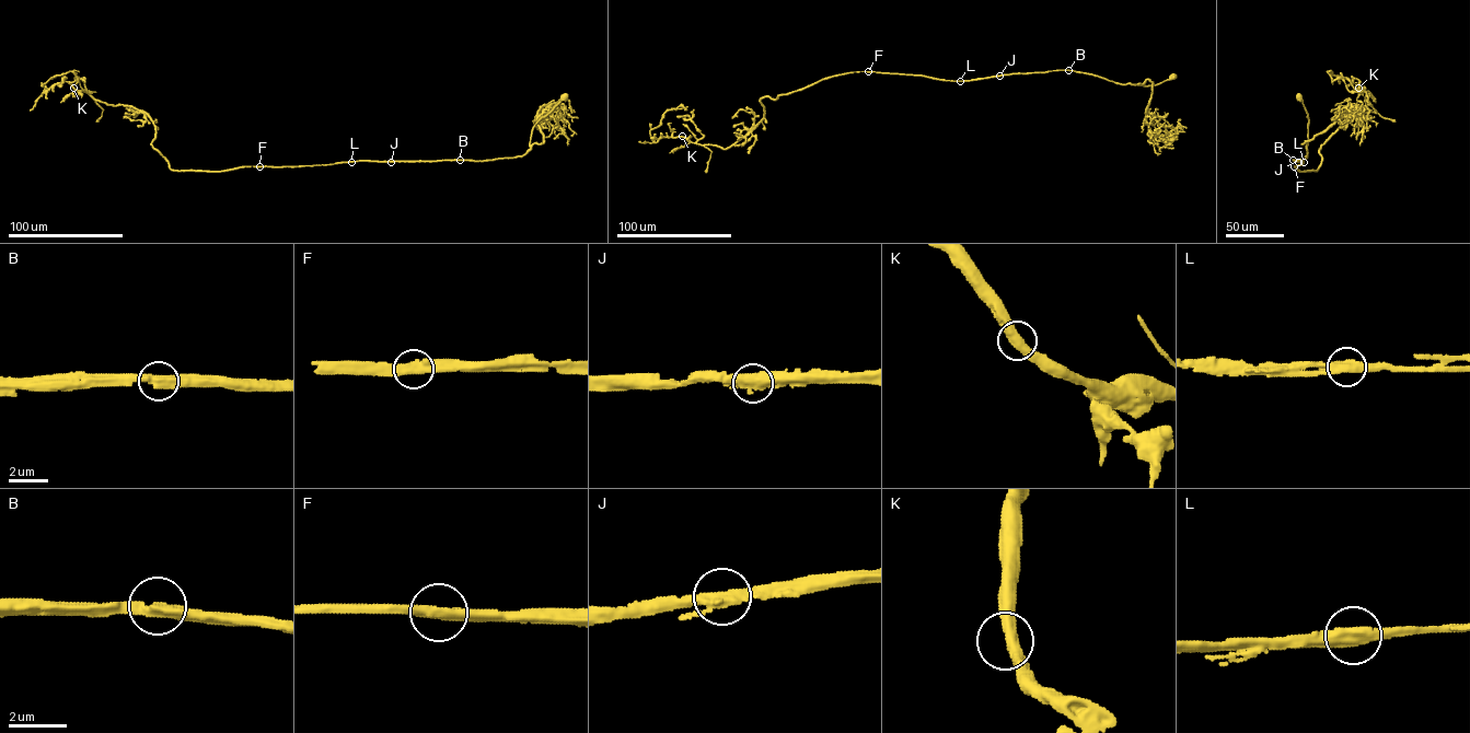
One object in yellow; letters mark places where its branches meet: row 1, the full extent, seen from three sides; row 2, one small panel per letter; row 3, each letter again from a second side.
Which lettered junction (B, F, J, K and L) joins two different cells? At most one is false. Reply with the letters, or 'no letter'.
no letter

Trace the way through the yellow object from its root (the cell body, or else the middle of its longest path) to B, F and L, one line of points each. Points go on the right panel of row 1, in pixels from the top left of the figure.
B: (1299, 96), (1308, 119), (1307, 156), (1293, 160)
F: (1299, 96), (1308, 119), (1307, 156), (1293, 160), (1304, 161), (1294, 166)
L: (1299, 96), (1308, 119), (1307, 156), (1293, 160), (1304, 162)

